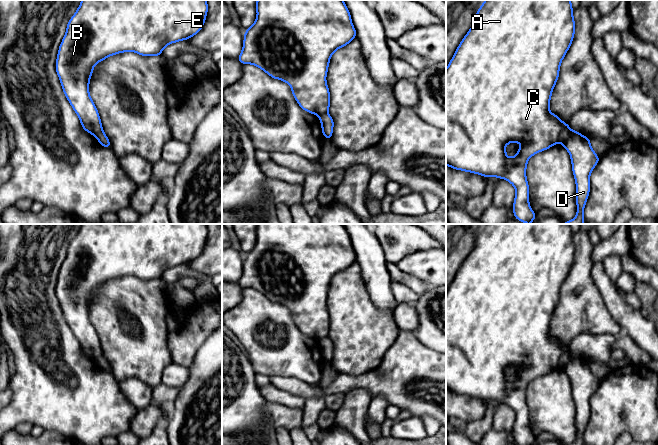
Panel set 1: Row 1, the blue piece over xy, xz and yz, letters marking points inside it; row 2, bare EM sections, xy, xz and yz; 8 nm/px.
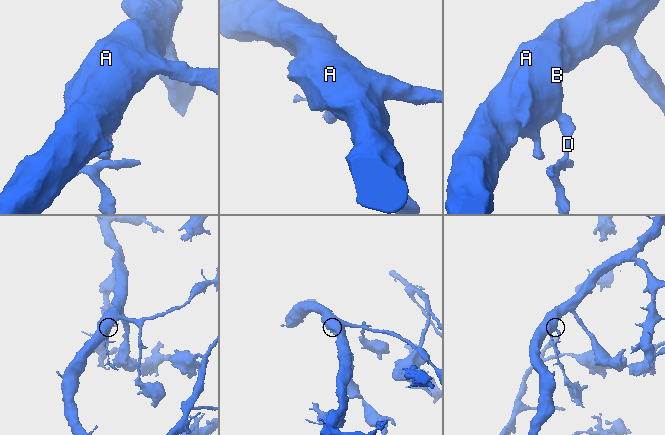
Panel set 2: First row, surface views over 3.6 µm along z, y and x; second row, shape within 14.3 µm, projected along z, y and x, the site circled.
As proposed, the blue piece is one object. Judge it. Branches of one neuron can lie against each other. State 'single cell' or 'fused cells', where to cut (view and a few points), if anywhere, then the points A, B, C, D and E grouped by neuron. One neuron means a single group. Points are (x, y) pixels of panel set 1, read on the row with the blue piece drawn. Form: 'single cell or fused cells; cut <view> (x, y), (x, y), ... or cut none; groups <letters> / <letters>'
fused cells; cut yz (568, 127), (562, 132), (558, 141); groups A B C E / D

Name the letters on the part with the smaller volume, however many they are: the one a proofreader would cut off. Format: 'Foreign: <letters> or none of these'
Foreign: D

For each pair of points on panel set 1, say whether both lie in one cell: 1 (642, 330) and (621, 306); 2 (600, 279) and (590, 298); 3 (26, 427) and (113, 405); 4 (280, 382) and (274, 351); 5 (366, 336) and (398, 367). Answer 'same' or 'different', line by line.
1: same
2: different
3: different
4: different
5: different

